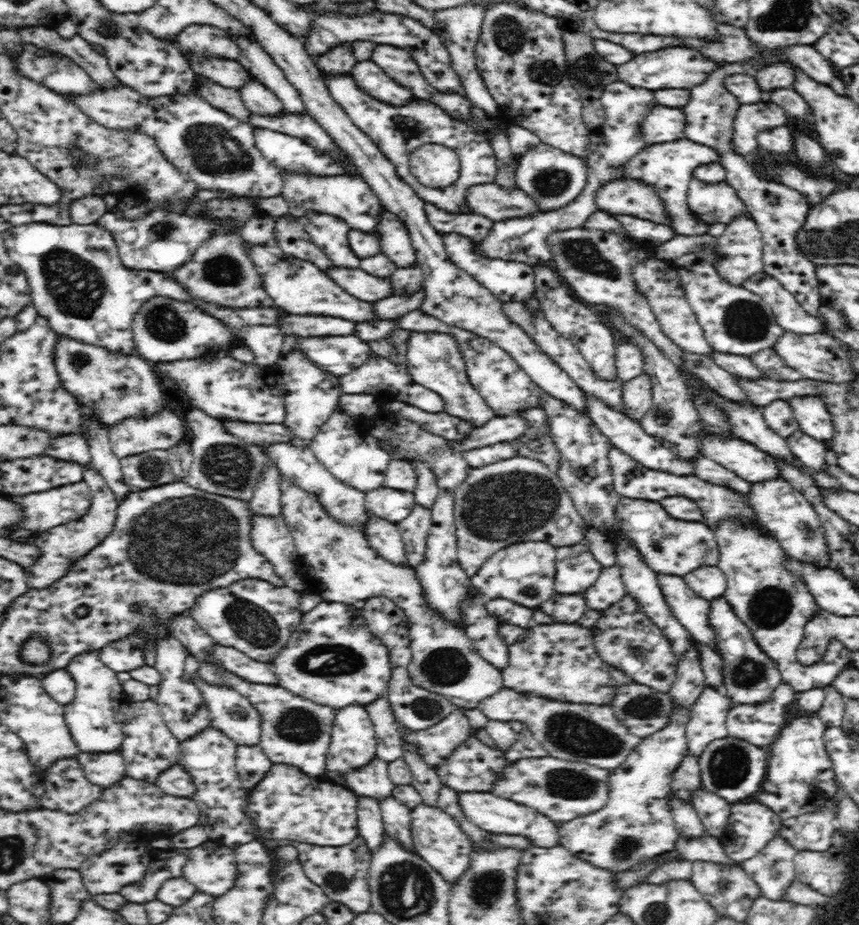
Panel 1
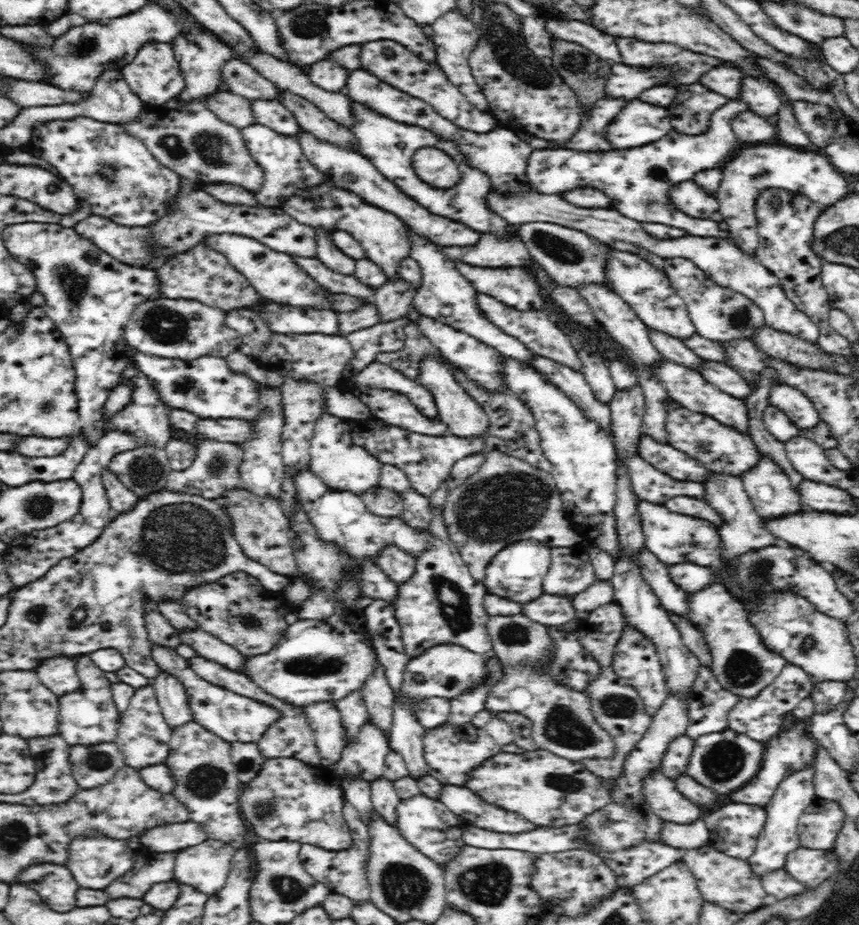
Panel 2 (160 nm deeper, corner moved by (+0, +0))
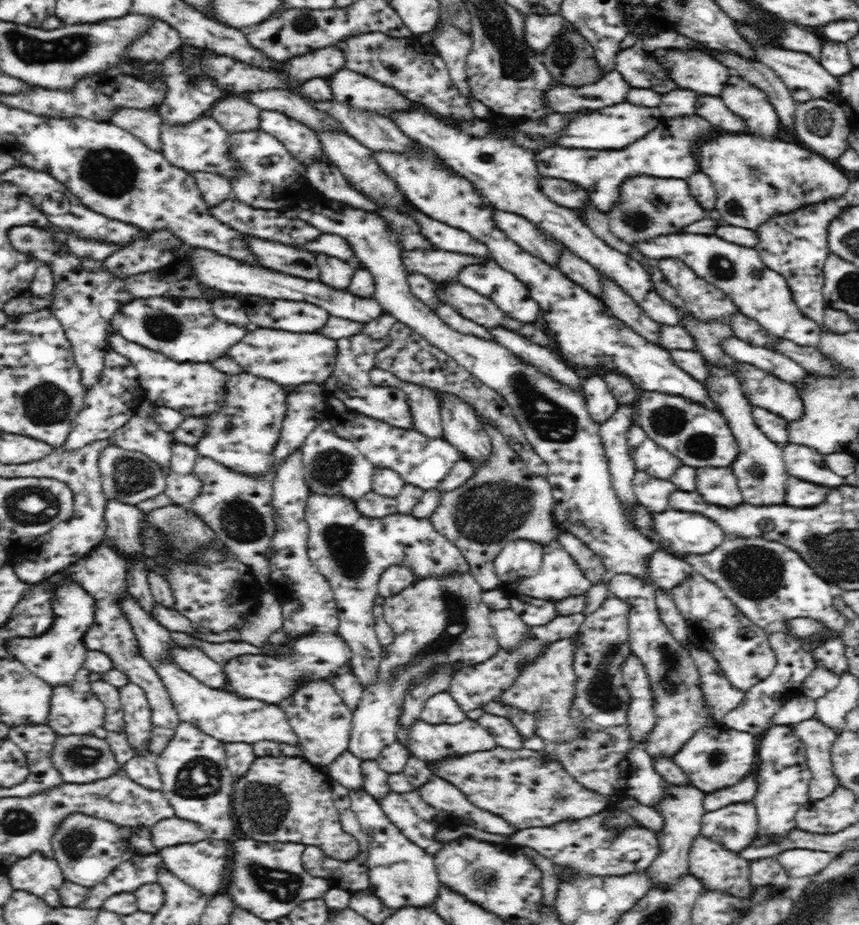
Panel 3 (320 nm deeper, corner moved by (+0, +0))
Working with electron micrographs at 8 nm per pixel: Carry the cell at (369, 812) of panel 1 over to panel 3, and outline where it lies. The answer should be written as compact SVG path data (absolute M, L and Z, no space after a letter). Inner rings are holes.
M346 749L329 764L328 775L348 790L364 789L361 761Z

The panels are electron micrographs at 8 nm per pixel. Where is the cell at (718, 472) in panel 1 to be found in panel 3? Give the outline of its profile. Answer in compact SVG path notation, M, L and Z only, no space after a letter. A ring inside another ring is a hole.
M632 425L627 432L628 453L635 469L652 478L667 479L682 465L680 459L656 444L638 425Z

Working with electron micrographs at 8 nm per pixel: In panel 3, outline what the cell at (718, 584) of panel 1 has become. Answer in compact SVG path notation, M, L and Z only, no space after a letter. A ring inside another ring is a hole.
M657 549L647 562L645 574L651 584L667 591L676 588L689 574L696 573L687 562L663 550Z

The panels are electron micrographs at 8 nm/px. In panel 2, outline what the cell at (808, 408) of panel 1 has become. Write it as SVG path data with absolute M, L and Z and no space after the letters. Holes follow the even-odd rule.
M786 383L771 386L768 402L788 415L800 430L812 428L821 420L814 403L803 392Z

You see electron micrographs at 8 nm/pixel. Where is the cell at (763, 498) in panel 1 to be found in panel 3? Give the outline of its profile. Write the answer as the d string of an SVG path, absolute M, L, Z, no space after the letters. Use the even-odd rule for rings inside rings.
M708 362L709 377L702 382L713 400L717 411L726 419L738 445L738 456L731 464L743 498L748 504L784 504L784 492L789 472L783 459L782 445L770 440L755 423L752 416L753 406L744 396L741 384L736 375L720 365Z

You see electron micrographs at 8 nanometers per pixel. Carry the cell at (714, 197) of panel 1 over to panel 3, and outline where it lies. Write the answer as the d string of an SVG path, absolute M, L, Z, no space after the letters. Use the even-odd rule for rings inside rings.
M640 175L628 178L622 186L615 205L608 211L610 232L623 243L635 246L638 242L648 242L656 236L678 233L696 220L708 219L708 214L698 206L684 179L660 179L655 176Z

